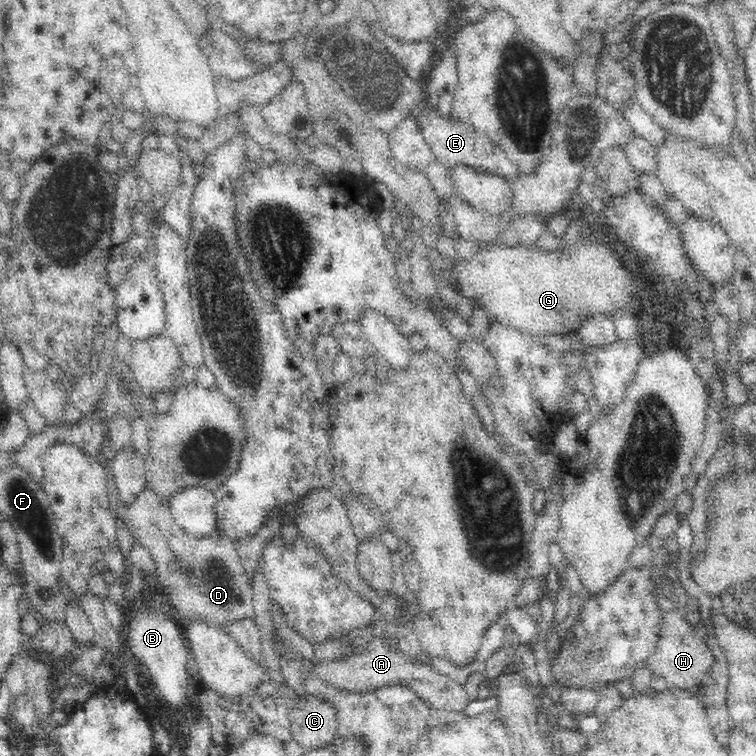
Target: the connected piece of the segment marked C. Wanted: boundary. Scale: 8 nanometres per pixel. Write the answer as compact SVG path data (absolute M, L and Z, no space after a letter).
M317 693L299 695L291 705L289 718L293 740L305 752L325 748L340 730L338 707Z

